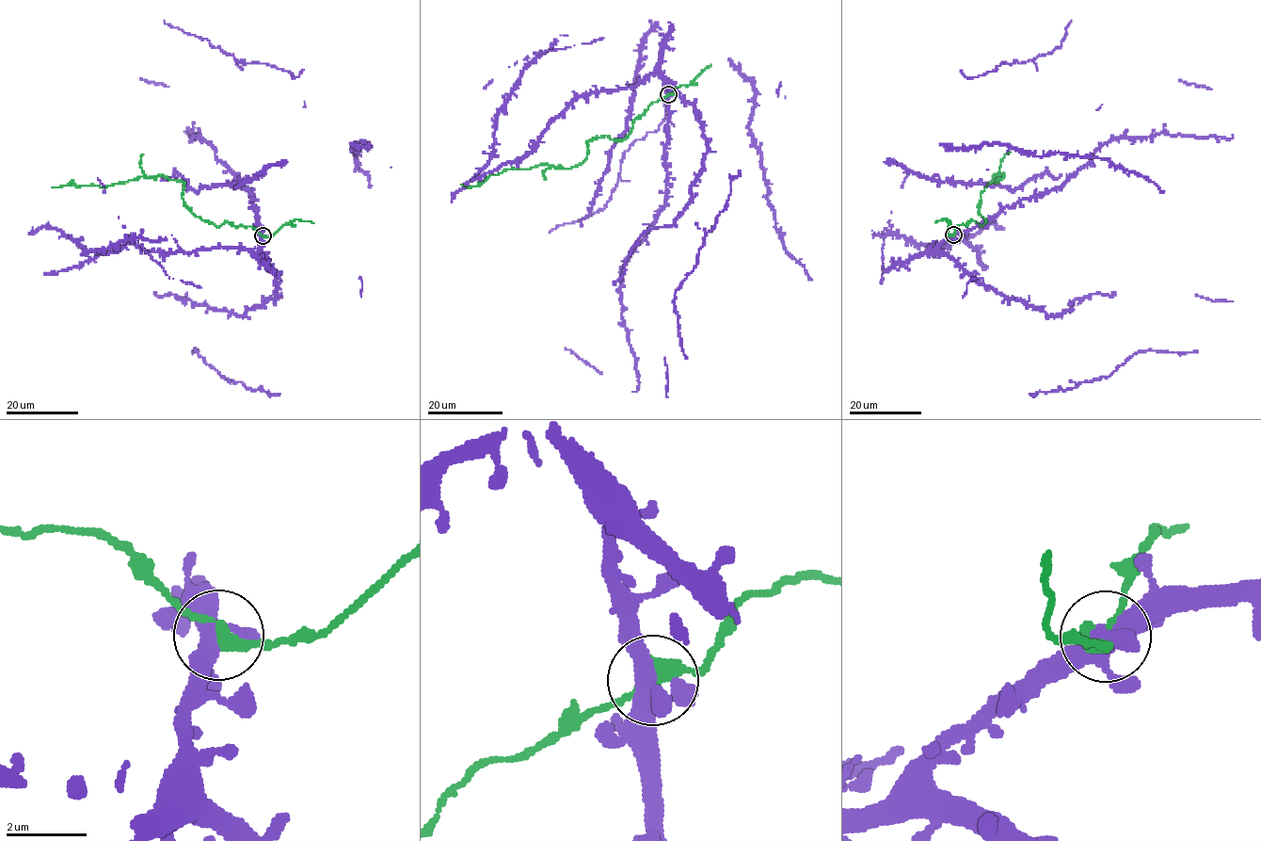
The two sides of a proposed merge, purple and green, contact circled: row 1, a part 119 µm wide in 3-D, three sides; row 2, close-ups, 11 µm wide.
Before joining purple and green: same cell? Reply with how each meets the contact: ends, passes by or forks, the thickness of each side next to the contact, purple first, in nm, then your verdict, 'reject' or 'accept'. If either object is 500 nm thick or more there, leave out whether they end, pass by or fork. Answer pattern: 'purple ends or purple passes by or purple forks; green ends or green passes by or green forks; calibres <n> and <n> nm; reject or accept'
purple forks; green passes by; calibres 420 and 320 nm; reject

